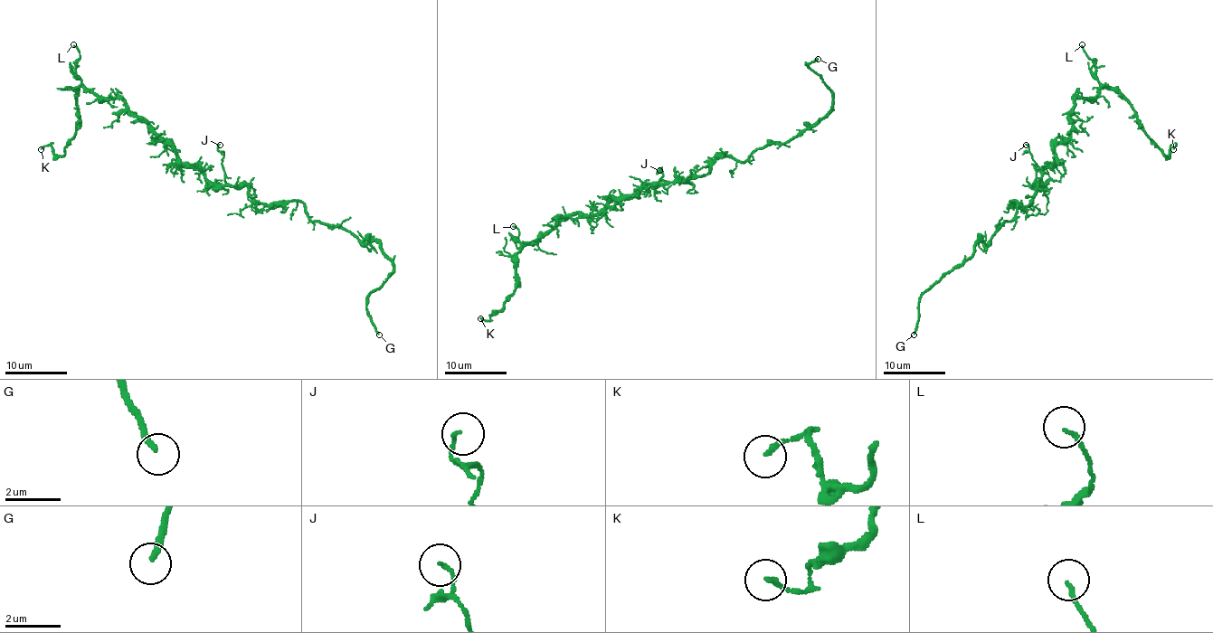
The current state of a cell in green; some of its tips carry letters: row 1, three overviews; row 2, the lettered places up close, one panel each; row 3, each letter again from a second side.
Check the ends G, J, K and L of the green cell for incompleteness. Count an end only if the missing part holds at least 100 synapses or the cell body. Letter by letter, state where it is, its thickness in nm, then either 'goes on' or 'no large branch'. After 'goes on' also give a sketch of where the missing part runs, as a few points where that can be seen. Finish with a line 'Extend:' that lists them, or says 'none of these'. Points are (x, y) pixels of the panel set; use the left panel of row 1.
G: (379, 335) | 220 nm | goes on | (379, 335), (369, 340), (357, 340), (352, 351), (341, 339), (341, 331)
J: (220, 145) | 110 nm | no large branch
K: (41, 149) | 170 nm | no large branch
L: (73, 44) | 150 nm | no large branch
Extend: G

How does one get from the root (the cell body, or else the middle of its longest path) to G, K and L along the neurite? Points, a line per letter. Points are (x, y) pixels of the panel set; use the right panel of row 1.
G: (1038, 184), (1028, 205), (1011, 201), (1017, 214), (922, 296), (914, 335)
K: (1038, 184), (1069, 135), (1074, 100), (1102, 87), (1130, 106), (1164, 155), (1173, 149)
L: (1038, 184), (1041, 173), (1056, 160), (1056, 146), (1069, 135), (1074, 100), (1099, 93), (1095, 63), (1082, 44)

